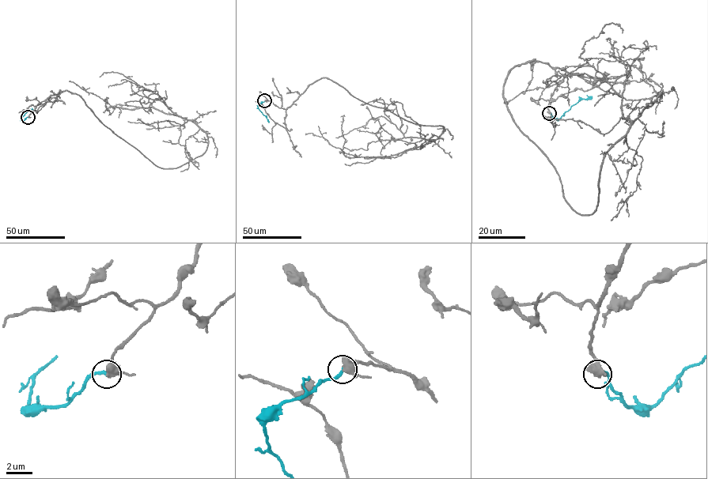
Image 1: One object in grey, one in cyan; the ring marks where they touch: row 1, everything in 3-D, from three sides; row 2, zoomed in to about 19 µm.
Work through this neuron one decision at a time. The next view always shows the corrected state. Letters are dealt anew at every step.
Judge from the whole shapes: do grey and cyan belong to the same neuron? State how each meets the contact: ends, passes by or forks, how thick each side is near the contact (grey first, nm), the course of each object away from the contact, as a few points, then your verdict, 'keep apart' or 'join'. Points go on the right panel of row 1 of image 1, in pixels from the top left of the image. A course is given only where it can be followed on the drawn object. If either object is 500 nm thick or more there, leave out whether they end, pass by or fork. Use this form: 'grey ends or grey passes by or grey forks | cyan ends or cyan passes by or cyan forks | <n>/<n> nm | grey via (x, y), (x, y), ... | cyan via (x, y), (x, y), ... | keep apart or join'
grey forks | cyan ends | 360/240 nm | grey via (549, 113), (566, 71), (513, 67), (513, 121), (590, 214), (603, 156), (661, 96), (616, 42) | cyan via (549, 113), (554, 118), (559, 118), (580, 99), (592, 96) | join

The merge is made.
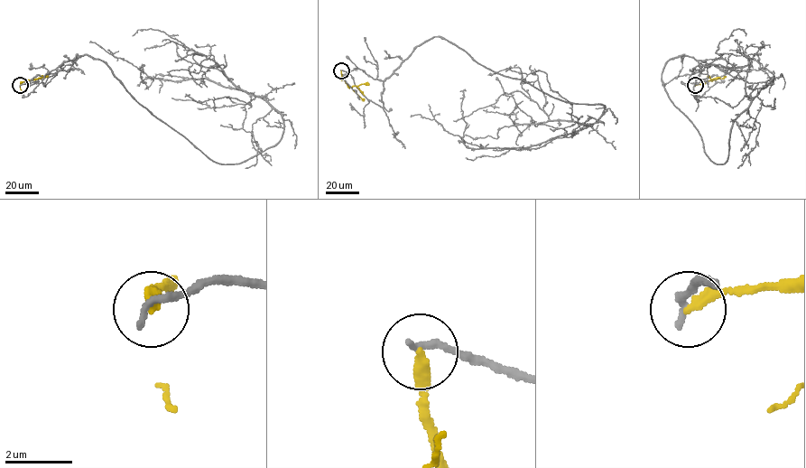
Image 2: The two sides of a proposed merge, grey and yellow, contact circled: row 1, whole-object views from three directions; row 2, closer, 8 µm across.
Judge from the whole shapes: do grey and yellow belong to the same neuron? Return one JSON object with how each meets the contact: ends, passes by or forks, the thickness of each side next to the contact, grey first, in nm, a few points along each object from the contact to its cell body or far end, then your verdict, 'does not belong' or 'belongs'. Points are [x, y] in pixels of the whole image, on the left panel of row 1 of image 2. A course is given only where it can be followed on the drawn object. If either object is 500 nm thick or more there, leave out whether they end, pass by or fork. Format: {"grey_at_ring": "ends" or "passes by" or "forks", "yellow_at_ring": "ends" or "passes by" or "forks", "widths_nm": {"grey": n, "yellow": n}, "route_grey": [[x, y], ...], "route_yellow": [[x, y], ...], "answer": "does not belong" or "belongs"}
{"grey_at_ring": "ends", "yellow_at_ring": "ends", "widths_nm": {"grey": 280, "yellow": 320}, "route_grey": [[20, 85], [87, 54], [217, 163], [280, 140], [282, 116], [259, 97], [206, 79], [151, 78], [89, 42]], "route_yellow": [[20, 85], [23, 81], [49, 78]], "answer": "does not belong"}

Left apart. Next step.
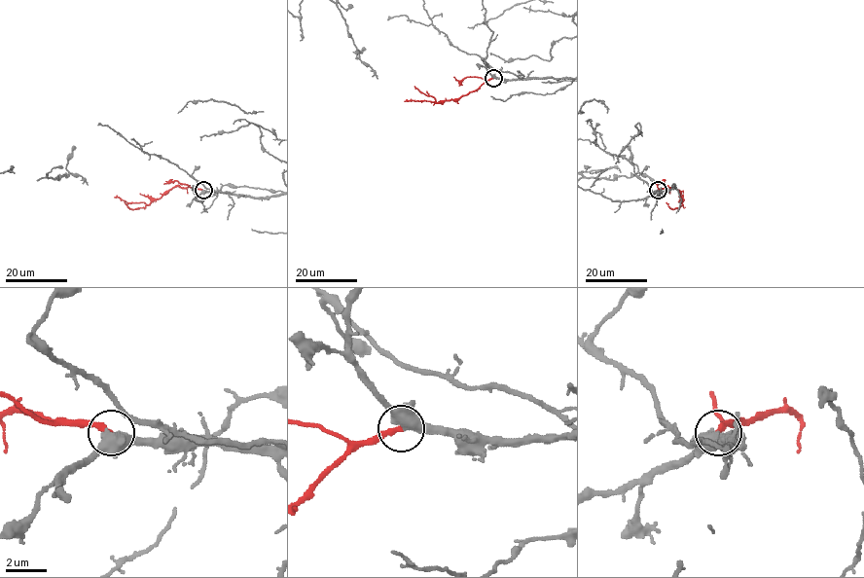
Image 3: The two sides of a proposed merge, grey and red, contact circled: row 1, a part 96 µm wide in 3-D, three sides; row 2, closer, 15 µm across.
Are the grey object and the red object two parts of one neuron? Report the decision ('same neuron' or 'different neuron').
same neuron

